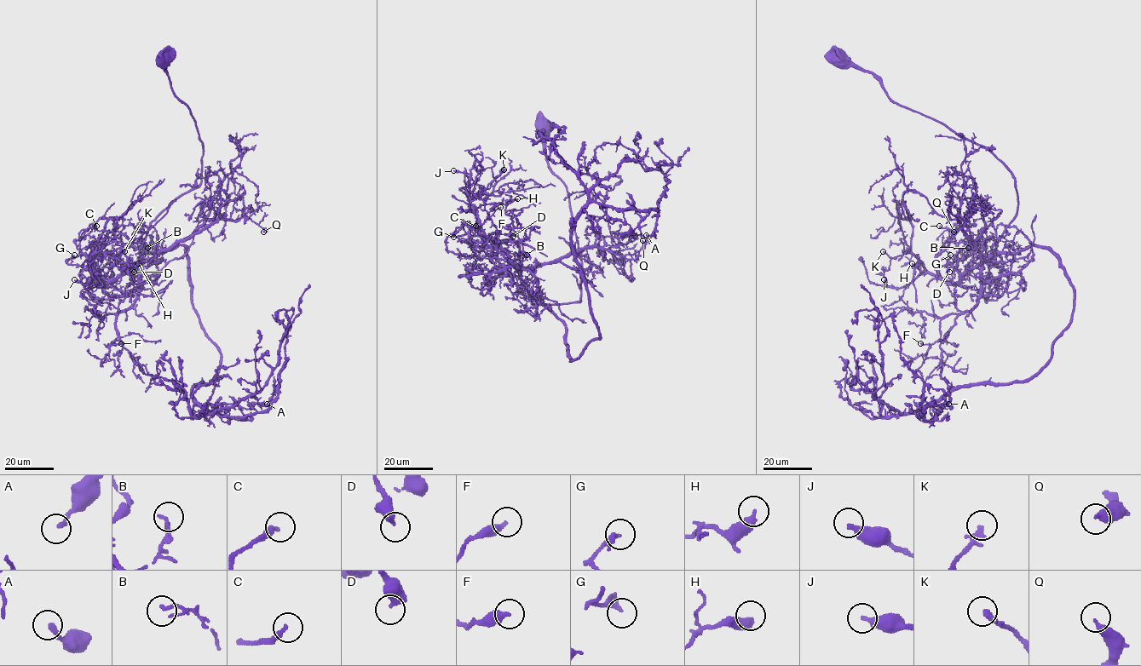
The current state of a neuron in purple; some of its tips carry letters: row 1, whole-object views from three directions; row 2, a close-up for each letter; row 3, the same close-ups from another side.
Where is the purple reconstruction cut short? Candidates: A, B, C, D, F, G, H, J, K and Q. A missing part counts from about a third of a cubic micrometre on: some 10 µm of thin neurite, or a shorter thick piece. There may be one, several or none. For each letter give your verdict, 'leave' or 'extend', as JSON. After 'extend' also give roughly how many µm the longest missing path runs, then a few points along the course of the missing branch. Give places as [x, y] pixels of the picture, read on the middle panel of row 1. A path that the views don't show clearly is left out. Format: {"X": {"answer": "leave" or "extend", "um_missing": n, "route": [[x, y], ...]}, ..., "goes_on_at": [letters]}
{"A": {"answer": "leave"}, "B": {"answer": "leave"}, "C": {"answer": "leave"}, "D": {"answer": "leave"}, "F": {"answer": "leave"}, "G": {"answer": "leave"}, "H": {"answer": "leave"}, "J": {"answer": "leave"}, "K": {"answer": "extend", "um_missing": 20, "route": [[504, 169], [515, 162], [537, 157]]}, "Q": {"answer": "leave"}, "goes_on_at": ["K"]}

